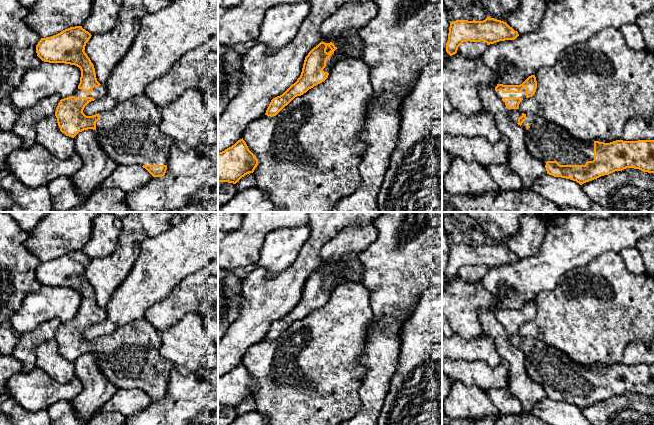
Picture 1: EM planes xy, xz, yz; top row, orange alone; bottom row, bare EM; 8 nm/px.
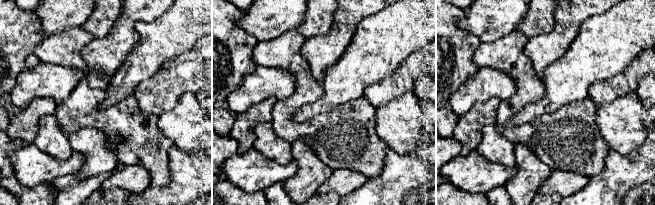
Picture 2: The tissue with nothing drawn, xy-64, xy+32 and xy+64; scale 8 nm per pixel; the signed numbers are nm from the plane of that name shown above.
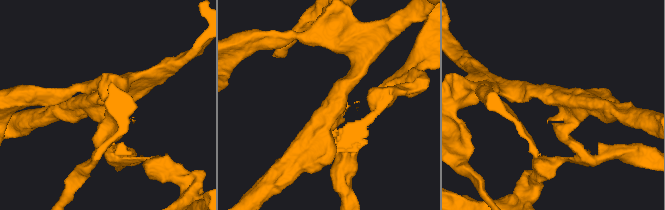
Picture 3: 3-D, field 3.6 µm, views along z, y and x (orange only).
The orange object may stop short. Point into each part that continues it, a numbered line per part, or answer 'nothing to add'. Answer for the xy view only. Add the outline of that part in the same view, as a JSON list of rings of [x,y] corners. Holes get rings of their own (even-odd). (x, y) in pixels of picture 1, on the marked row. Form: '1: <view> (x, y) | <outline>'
1: xy (98, 92) | [[[100,85],[99,87],[94,87],[92,93],[85,93],[82,89],[77,89],[76,92],[72,95],[75,97],[92,97],[95,100],[101,97],[104,97],[107,94],[106,85]]]

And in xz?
1: xz (345, 51) | [[[339,42],[334,43],[335,47],[337,48],[334,53],[327,59],[326,67],[323,69],[324,72],[330,72],[332,66],[331,63],[333,62],[336,56],[343,56],[343,57],[353,57],[357,59],[363,58],[363,51],[359,49],[350,48],[348,46],[344,46]]]

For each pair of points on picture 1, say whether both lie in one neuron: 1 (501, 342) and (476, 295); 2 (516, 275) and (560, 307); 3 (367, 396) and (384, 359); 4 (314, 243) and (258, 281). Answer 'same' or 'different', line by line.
1: different
2: different
3: same
4: same

